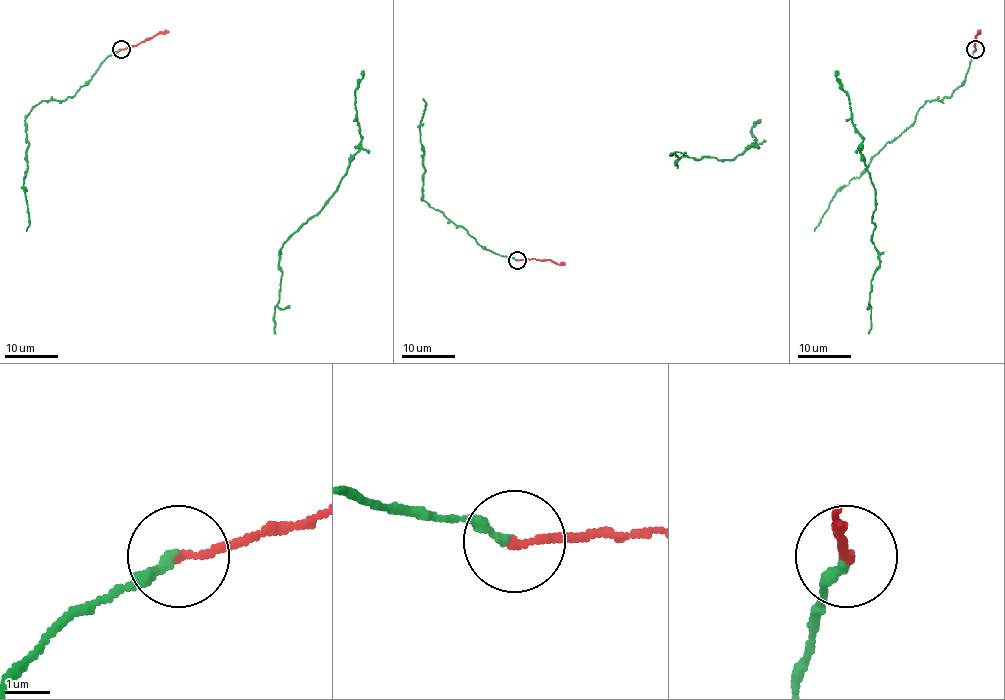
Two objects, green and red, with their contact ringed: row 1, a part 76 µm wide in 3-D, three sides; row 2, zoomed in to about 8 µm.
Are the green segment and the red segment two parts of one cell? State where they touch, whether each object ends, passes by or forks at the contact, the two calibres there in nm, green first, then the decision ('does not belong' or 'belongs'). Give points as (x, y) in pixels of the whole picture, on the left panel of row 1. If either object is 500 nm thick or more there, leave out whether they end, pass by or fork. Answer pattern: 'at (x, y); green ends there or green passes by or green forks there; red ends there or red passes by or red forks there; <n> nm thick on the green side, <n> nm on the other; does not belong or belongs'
at (121, 49); green ends there; red ends there; 240 nm thick on the green side, 170 nm on the other; belongs

